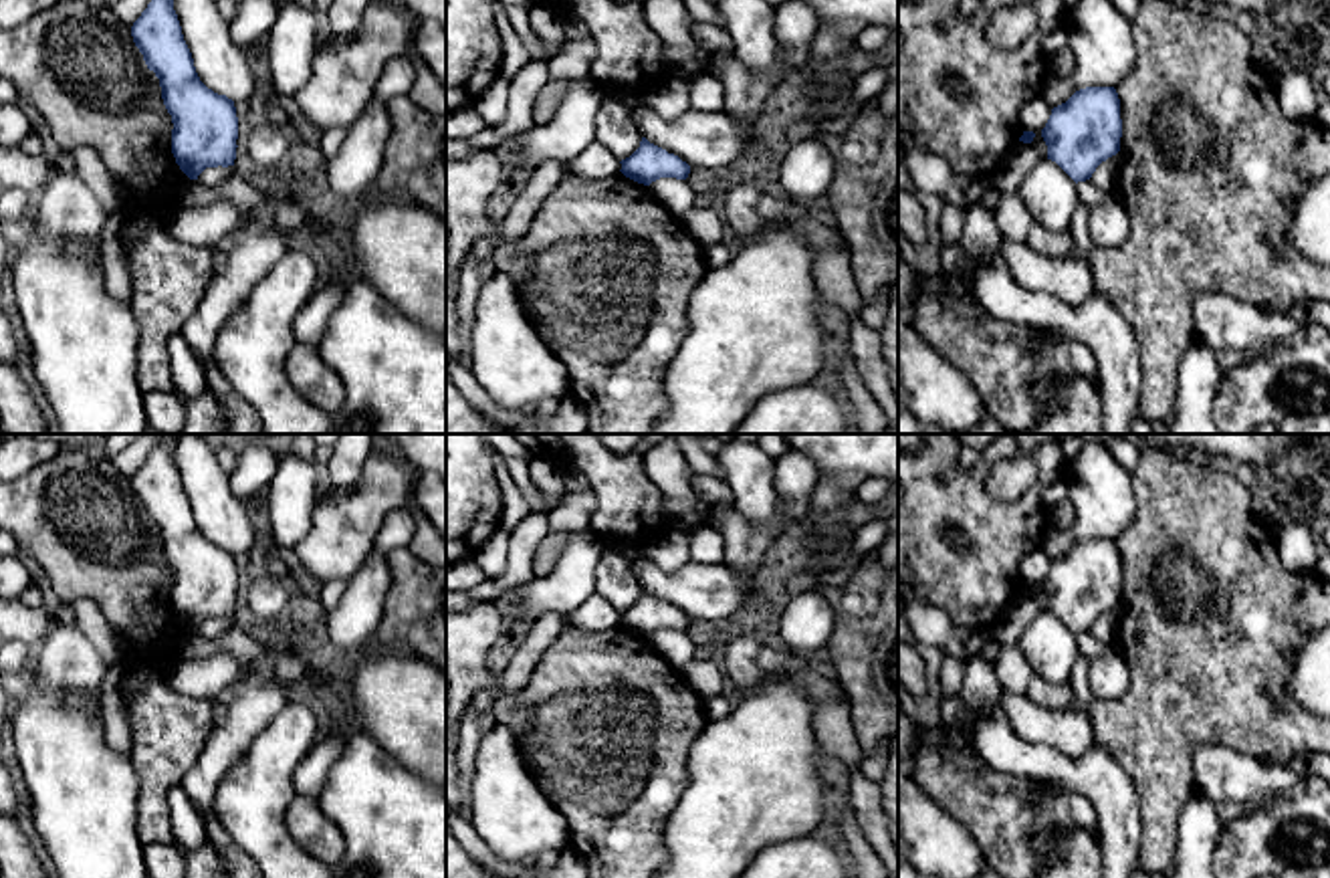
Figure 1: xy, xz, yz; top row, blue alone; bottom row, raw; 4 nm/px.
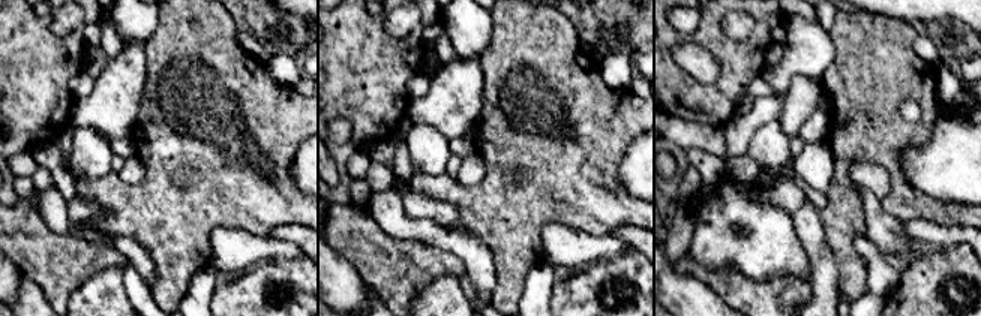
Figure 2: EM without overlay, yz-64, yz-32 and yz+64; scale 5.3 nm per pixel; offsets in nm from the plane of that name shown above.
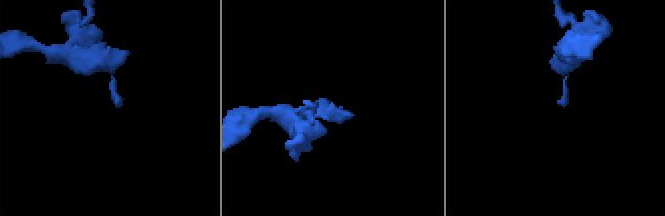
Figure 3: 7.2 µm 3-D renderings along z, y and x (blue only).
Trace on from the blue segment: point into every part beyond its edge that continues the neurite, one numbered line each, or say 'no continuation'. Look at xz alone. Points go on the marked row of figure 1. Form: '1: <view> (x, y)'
no continuation

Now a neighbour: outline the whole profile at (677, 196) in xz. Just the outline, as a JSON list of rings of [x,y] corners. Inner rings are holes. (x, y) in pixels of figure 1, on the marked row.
[[[660,178],[650,184],[654,198],[674,216],[682,218],[694,208],[696,192],[686,180]]]

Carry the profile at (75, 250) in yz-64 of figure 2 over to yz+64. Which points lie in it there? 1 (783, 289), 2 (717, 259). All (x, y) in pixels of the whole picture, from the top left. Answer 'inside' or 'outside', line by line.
1: inside
2: outside

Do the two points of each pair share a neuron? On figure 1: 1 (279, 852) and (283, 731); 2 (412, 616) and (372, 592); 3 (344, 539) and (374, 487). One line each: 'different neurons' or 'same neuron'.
1: same neuron
2: different neurons
3: same neuron

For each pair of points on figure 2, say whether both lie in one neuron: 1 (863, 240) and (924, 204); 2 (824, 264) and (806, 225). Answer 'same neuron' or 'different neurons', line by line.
1: different neurons
2: same neuron

